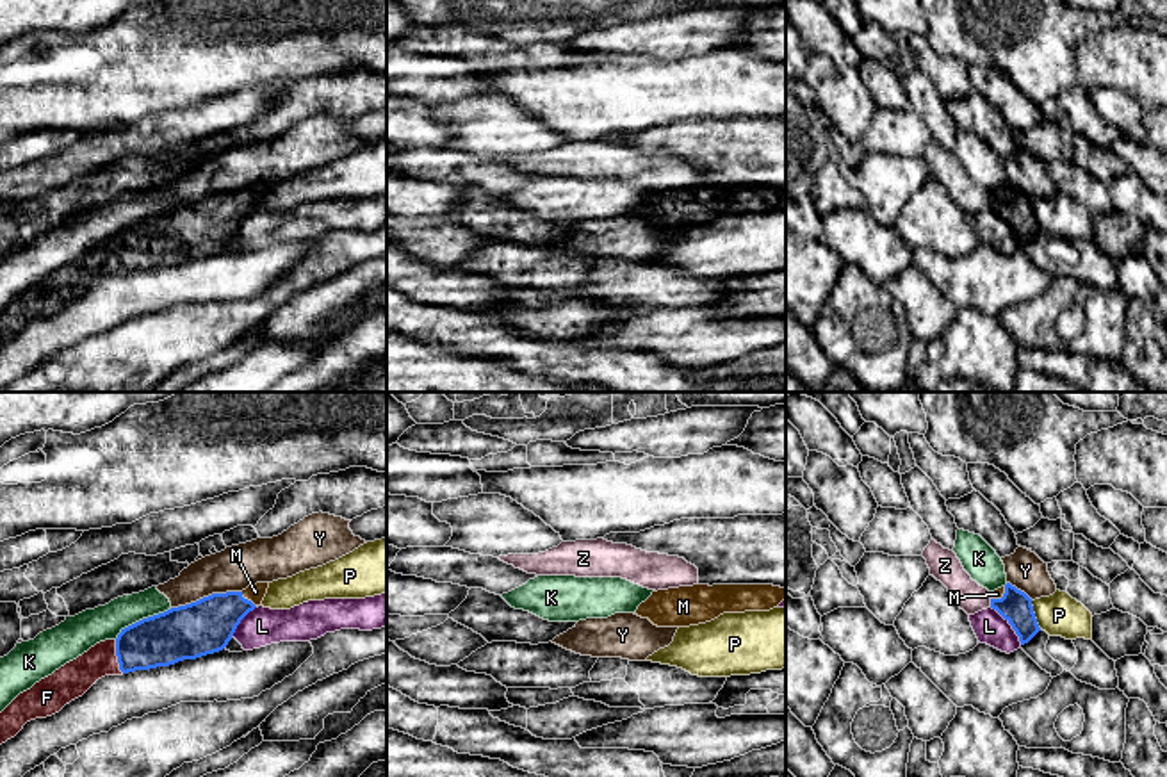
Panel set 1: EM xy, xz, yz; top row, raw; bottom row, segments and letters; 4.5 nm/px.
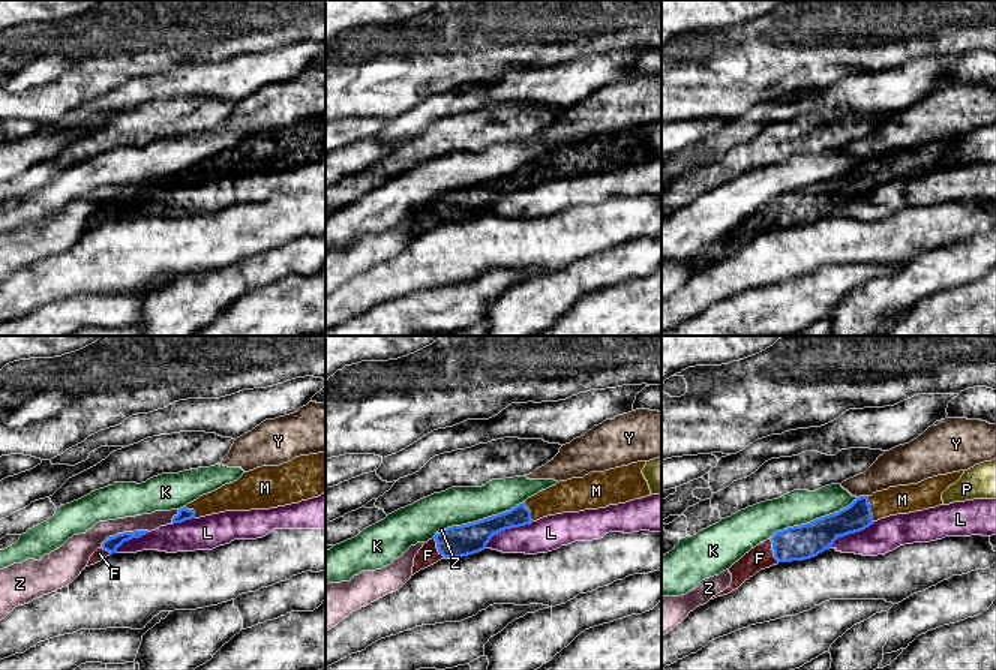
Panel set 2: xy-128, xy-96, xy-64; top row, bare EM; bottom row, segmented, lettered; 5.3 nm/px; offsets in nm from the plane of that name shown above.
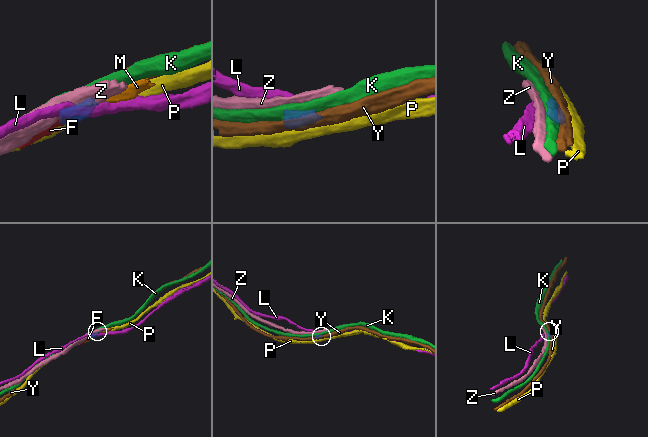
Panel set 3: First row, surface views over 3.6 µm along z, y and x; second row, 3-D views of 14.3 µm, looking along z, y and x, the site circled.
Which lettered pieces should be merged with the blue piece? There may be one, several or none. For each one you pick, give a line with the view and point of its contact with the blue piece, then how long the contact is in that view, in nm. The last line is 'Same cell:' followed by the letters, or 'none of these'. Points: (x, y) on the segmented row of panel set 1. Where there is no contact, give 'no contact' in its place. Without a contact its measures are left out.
F: meets blue in xy at (116, 654); contact 160 nm long
M: meets blue in xy at (246, 599); contact 100 nm long
Same cell: F, M

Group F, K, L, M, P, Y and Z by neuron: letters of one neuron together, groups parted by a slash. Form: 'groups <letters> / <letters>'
groups F M / K / L / P / Y / Z

